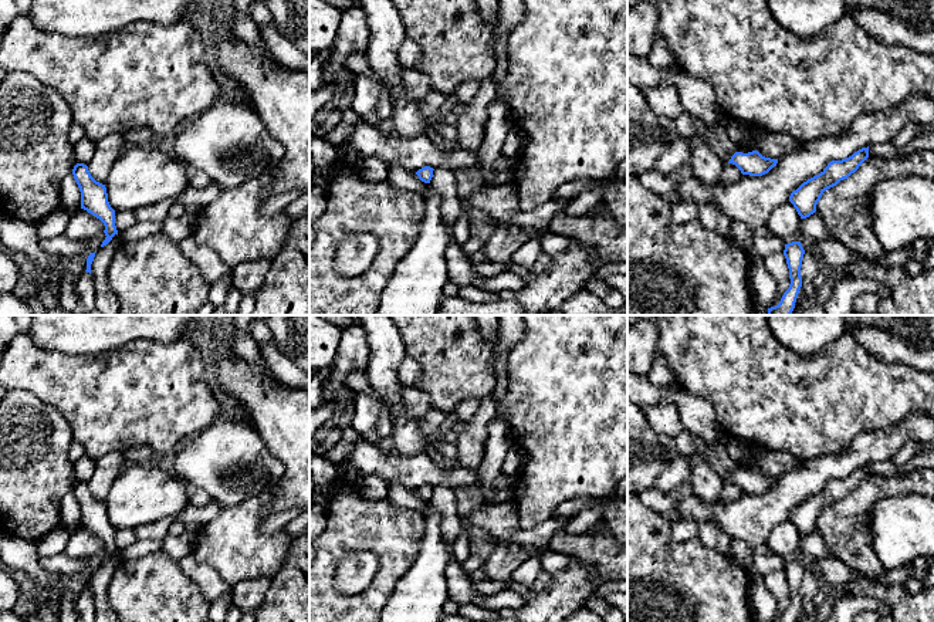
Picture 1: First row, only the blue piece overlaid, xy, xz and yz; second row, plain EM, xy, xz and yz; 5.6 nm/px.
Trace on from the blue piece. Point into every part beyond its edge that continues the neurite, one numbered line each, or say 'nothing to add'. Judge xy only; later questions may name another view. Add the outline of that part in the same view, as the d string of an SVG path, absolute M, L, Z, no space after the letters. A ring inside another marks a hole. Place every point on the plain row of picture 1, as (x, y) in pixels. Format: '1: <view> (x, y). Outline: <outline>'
nothing to add

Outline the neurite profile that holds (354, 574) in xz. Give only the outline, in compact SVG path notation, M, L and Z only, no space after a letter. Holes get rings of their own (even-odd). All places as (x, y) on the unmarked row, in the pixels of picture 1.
M362 551L342 560L335 571L335 588L344 595L355 595L368 588L379 567L378 555Z

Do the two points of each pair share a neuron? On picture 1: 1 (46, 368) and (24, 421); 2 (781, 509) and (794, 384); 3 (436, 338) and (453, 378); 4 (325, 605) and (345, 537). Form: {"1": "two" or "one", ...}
{"1": "two", "2": "two", "3": "one", "4": "one"}

